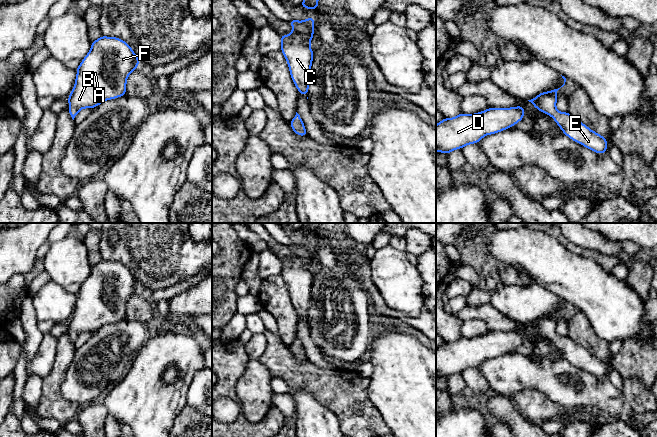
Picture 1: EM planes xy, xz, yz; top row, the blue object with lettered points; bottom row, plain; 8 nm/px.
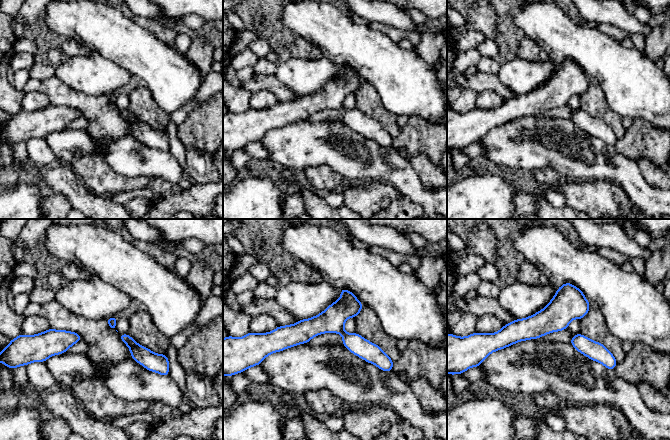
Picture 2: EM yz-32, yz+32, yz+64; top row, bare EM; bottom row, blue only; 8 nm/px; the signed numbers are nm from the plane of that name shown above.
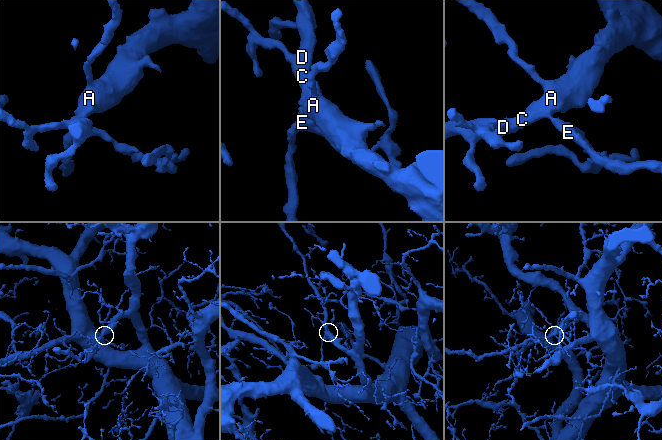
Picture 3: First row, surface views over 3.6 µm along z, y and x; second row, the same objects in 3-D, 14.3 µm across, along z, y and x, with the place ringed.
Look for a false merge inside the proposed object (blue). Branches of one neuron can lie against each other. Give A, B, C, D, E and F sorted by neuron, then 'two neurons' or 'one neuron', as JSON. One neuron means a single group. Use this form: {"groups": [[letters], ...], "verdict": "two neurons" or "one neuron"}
{"groups": [["A", "B", "C", "D", "E", "F"]], "verdict": "one neuron"}

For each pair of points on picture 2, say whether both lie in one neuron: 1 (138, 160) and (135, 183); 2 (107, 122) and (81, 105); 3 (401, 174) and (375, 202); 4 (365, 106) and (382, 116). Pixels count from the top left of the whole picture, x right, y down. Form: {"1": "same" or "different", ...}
{"1": "different", "2": "same", "3": "different", "4": "same"}

